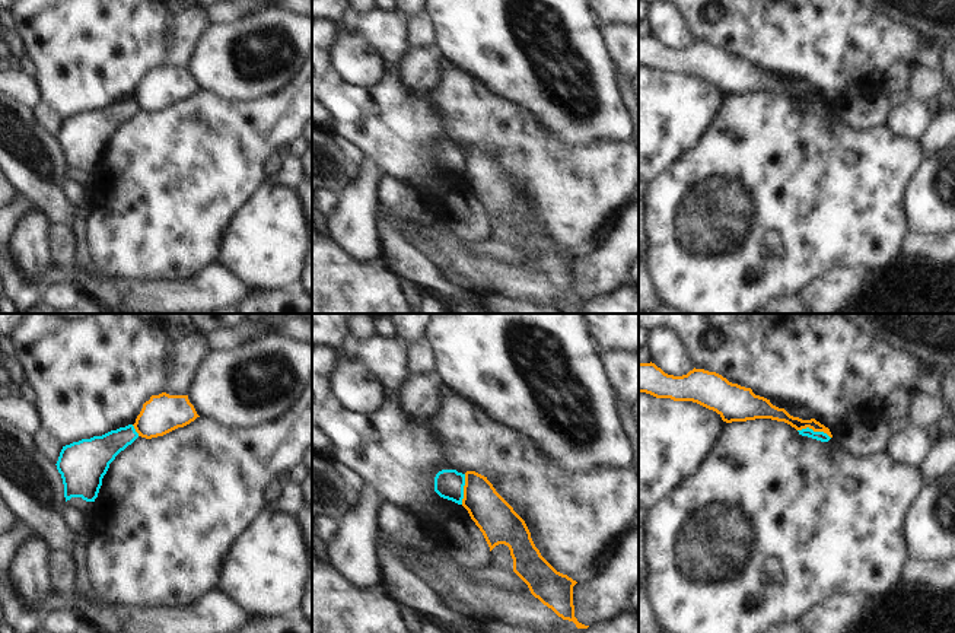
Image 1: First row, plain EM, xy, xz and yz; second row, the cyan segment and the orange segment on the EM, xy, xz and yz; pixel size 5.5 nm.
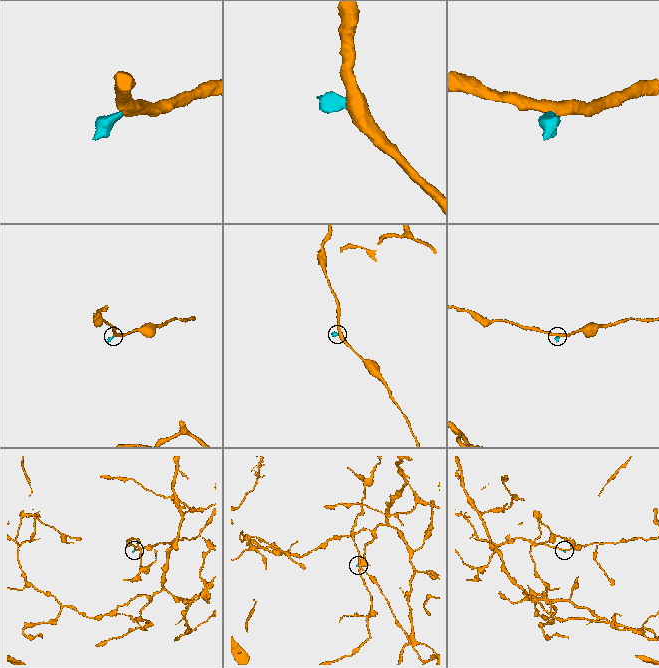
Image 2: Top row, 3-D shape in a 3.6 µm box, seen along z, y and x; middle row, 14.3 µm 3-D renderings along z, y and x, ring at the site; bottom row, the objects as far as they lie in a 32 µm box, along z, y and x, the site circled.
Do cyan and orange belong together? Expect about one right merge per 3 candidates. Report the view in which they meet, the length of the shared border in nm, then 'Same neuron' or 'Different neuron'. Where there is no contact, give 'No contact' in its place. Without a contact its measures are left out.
Touches cyan in yz. Shared border 190 nm. Different neuron

